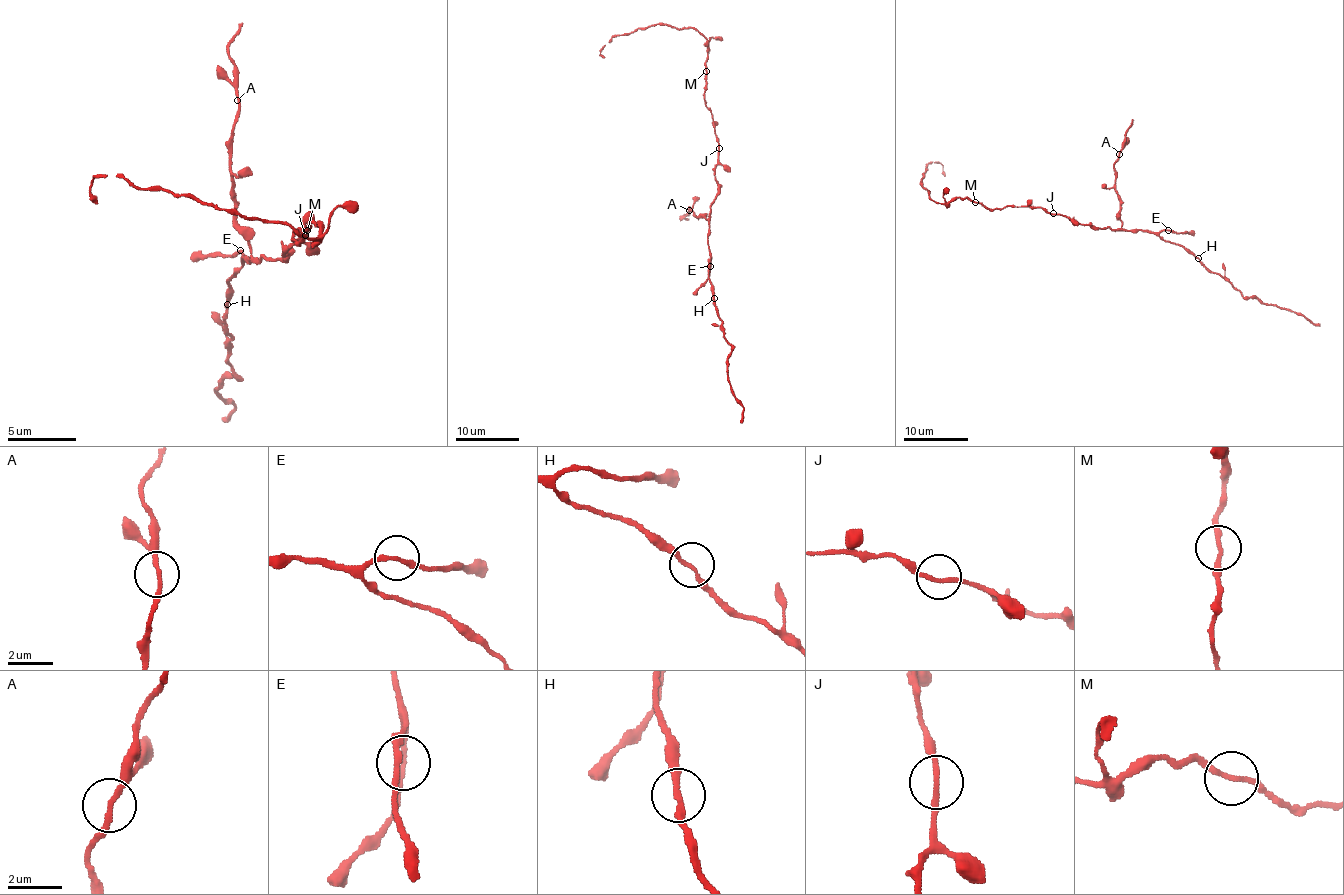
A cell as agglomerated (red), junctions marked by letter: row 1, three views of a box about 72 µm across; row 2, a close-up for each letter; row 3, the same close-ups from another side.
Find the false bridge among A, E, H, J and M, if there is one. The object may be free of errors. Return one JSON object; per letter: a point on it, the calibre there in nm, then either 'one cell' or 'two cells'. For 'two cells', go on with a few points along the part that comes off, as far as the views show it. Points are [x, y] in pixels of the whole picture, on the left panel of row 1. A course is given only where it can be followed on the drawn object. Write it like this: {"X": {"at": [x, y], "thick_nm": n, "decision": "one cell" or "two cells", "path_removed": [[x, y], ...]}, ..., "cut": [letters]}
{"A": {"at": [237, 100], "thick_nm": 190, "decision": "one cell"}, "E": {"at": [240, 250], "thick_nm": 190, "decision": "one cell"}, "H": {"at": [227, 304], "thick_nm": 190, "decision": "one cell"}, "J": {"at": [305, 235], "thick_nm": 200, "decision": "one cell"}, "M": {"at": [307, 230], "thick_nm": 190, "decision": "one cell"}, "cut": []}

